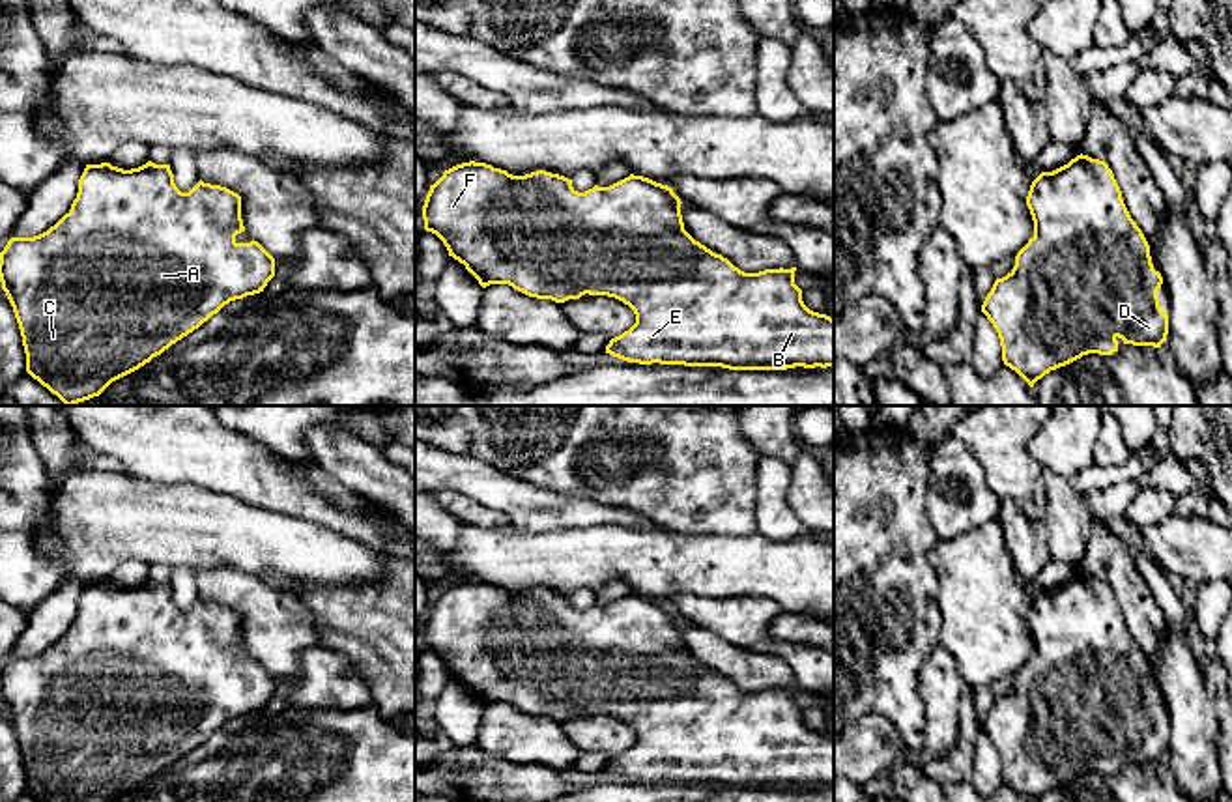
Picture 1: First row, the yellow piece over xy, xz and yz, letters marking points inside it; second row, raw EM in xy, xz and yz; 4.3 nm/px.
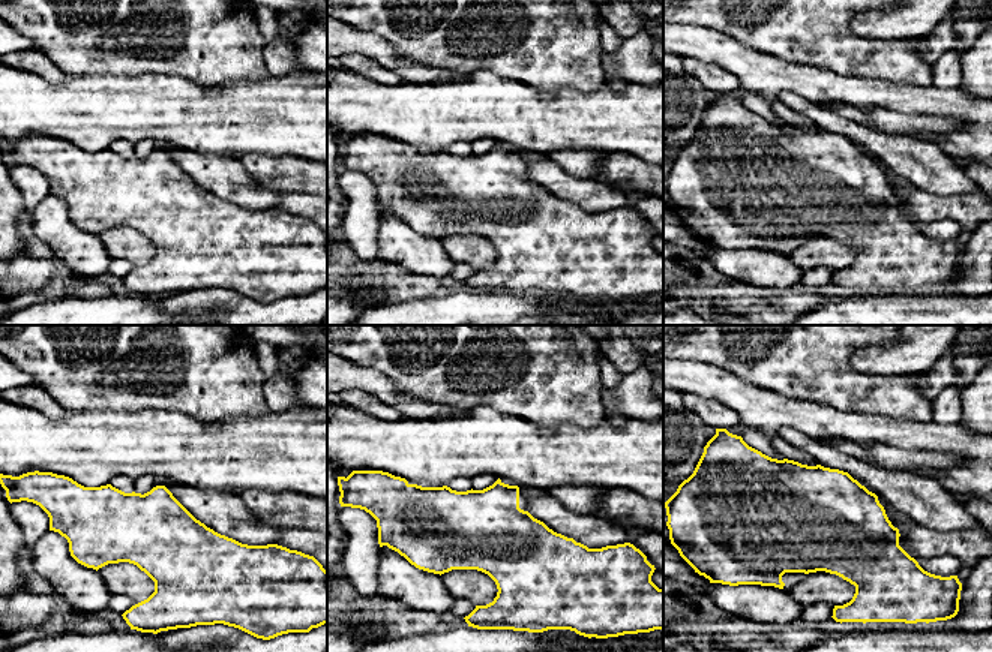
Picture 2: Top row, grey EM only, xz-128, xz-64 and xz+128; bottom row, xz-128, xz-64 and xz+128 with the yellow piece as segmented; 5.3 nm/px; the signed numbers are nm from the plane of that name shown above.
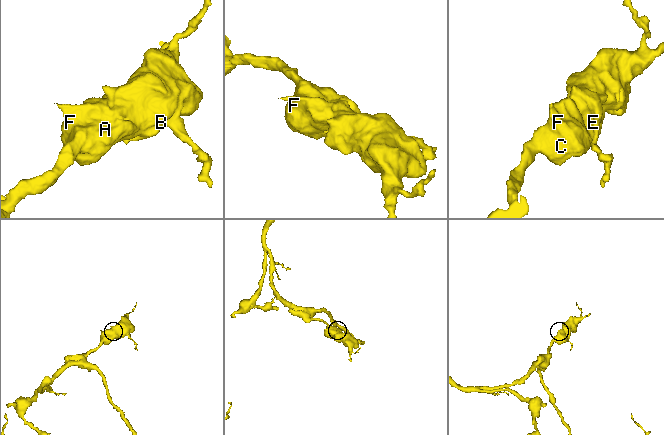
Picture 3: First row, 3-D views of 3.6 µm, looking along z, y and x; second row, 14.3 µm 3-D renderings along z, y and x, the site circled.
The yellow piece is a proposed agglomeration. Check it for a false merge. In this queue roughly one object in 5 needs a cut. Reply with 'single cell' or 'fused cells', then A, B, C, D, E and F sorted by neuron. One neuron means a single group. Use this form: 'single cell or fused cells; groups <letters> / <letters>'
single cell; groups A B C D E F

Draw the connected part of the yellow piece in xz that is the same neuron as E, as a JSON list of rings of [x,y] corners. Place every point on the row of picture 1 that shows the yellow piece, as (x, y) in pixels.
[[[469,161],[445,170],[443,176],[434,185],[430,185],[423,206],[423,219],[424,230],[436,234],[447,247],[449,256],[464,264],[482,288],[490,284],[509,284],[529,297],[552,299],[555,303],[580,299],[585,294],[608,295],[628,305],[636,314],[636,323],[623,335],[611,338],[606,346],[606,353],[623,361],[639,365],[660,363],[684,366],[722,366],[729,370],[787,370],[795,366],[834,366],[834,320],[826,314],[813,312],[804,305],[802,290],[795,284],[796,267],[765,269],[759,273],[740,271],[727,258],[712,252],[684,230],[680,204],[680,198],[673,193],[671,187],[656,183],[643,176],[630,174],[628,178],[609,187],[595,185],[585,193],[578,193],[572,187],[572,179],[559,174],[537,170],[525,176],[512,176],[507,170],[494,168],[492,165]]]

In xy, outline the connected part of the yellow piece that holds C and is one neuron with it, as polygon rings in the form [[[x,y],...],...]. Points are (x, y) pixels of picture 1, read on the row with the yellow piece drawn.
[[[151,161],[131,170],[86,165],[71,209],[39,236],[11,237],[0,252],[0,282],[21,329],[26,372],[75,406],[161,355],[230,301],[264,292],[275,277],[275,258],[254,239],[237,243],[241,232],[241,196],[226,187],[200,179],[181,193],[170,165]]]

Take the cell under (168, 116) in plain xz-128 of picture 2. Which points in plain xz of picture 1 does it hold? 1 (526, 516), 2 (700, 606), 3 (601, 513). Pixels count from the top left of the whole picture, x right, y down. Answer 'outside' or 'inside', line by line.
1: outside
2: outside
3: outside

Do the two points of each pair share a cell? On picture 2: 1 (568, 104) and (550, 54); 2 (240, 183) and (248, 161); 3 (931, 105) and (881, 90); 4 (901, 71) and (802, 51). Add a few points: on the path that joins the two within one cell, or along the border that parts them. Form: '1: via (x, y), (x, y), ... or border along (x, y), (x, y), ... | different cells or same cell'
1: border along (529, 83), (542, 90), (598, 90) | different cells
2: border along (239, 161), (254, 179), (272, 191) | different cells
3: via (919, 99), (893, 95) | same cell
4: via (877, 59), (853, 56), (845, 51), (826, 51) | same cell

